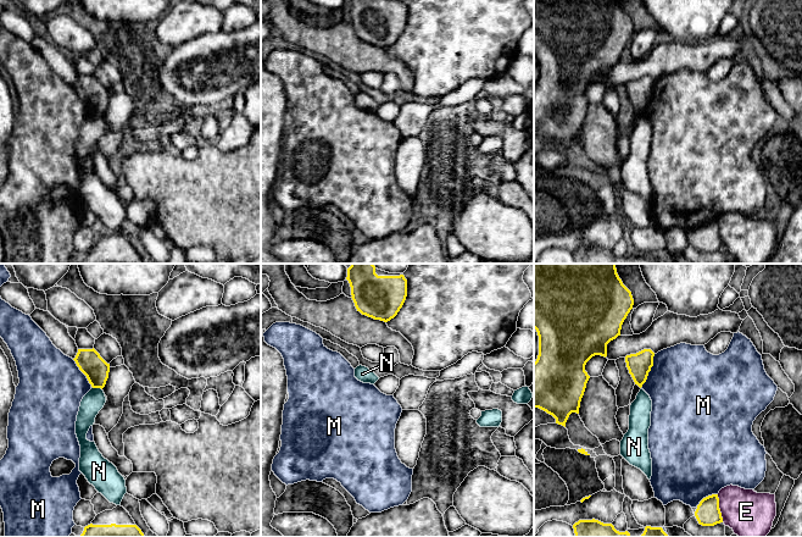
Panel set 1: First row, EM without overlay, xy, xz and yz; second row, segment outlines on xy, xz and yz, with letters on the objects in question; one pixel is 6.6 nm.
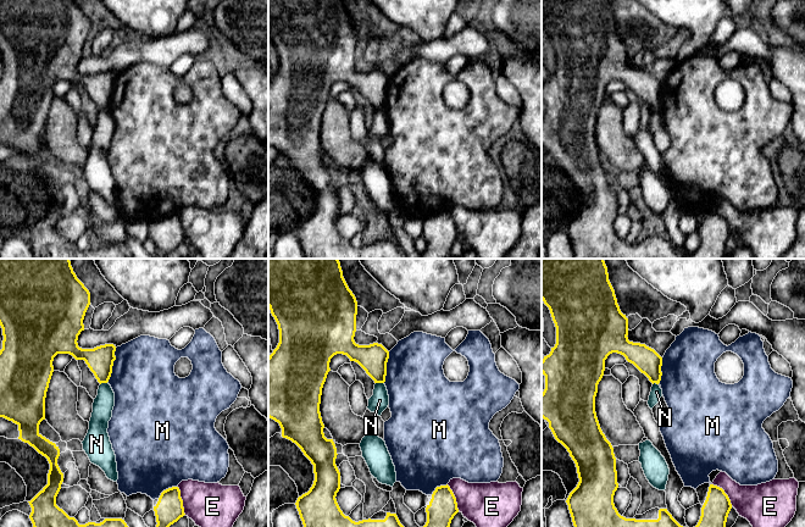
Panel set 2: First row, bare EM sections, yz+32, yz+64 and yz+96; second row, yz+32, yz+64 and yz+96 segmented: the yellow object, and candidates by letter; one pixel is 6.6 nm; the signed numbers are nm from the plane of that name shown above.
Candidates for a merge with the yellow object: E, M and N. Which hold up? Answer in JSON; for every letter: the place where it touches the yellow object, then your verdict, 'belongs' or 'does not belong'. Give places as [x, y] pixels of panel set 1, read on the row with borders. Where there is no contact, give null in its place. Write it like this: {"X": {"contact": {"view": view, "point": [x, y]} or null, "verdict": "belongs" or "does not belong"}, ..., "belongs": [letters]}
{"E": {"contact": {"view": "yz", "point": [718, 508]}, "verdict": "does not belong"}, "M": {"contact": {"view": "yz", "point": [650, 370]}, "verdict": "does not belong"}, "N": {"contact": {"view": "xy", "point": [96, 387]}, "verdict": "does not belong"}, "belongs": []}

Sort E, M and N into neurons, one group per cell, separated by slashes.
E / M / N

